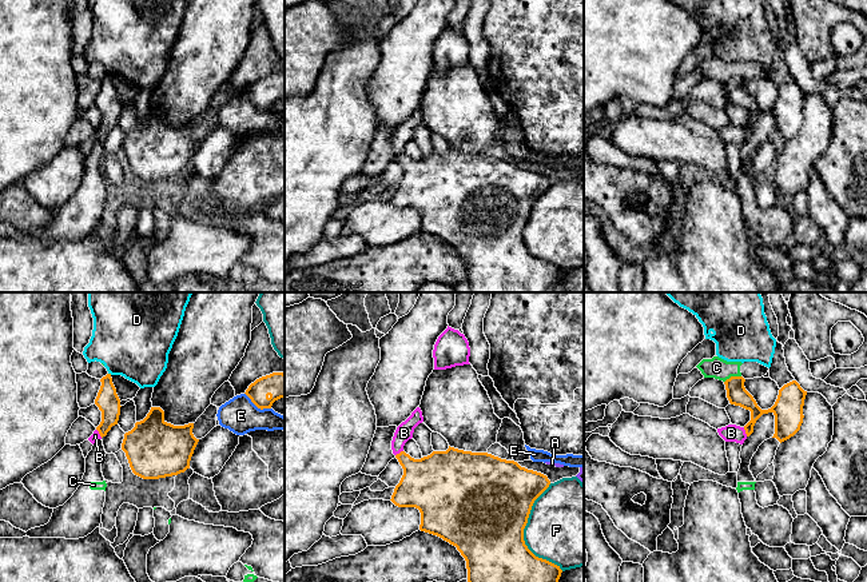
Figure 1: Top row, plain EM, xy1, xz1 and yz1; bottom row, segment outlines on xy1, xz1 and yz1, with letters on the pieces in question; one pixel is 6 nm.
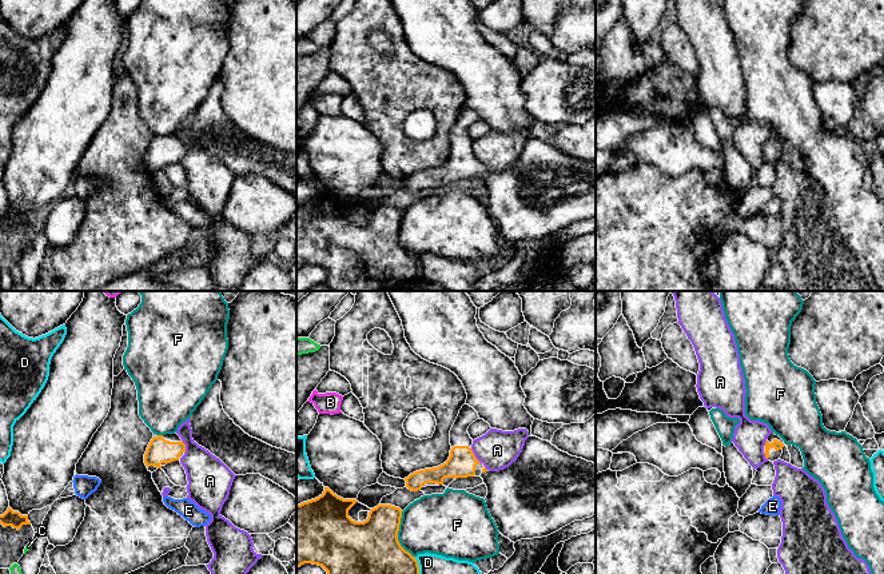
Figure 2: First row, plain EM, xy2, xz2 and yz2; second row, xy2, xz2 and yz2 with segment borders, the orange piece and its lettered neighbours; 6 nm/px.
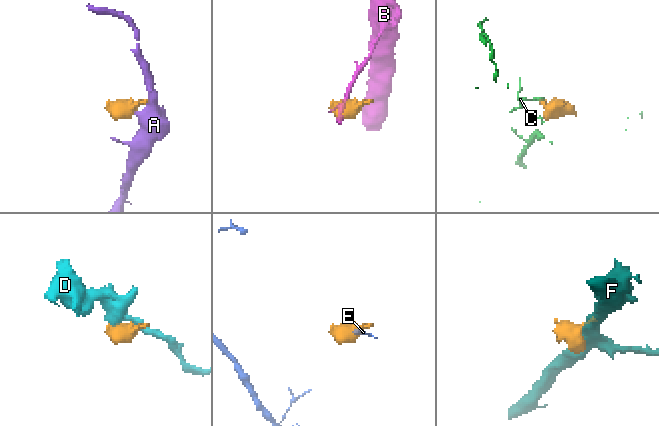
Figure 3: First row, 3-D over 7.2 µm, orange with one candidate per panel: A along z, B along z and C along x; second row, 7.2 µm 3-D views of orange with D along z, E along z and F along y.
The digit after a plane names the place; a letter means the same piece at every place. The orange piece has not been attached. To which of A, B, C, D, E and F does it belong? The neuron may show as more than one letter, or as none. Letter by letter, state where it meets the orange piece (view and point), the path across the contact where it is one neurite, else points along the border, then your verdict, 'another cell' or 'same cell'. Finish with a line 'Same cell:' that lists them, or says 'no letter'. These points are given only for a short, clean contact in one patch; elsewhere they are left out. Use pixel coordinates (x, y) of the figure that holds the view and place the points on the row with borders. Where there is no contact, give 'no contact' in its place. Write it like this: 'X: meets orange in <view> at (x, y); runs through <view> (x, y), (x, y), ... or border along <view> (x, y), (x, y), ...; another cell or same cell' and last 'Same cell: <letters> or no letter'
A: meets orange in xz2 at (474, 455); border along xz2 (470, 449), (481, 462); another cell
B: meets orange in yz1 at (746, 431); border along yz1 (743, 427), (747, 435); another cell
C: meets orange in yz1 at (732, 377); border along yz1 (740, 375), (732, 375), (724, 382); another cell
D: meets orange in xz2 at (417, 565); another cell
E: meets orange in xy1 at (257, 406); border along xy1 (245, 393), (258, 407), (270, 409); another cell
F: meets orange in xz1 at (523, 533); another cell
Same cell: no letter

